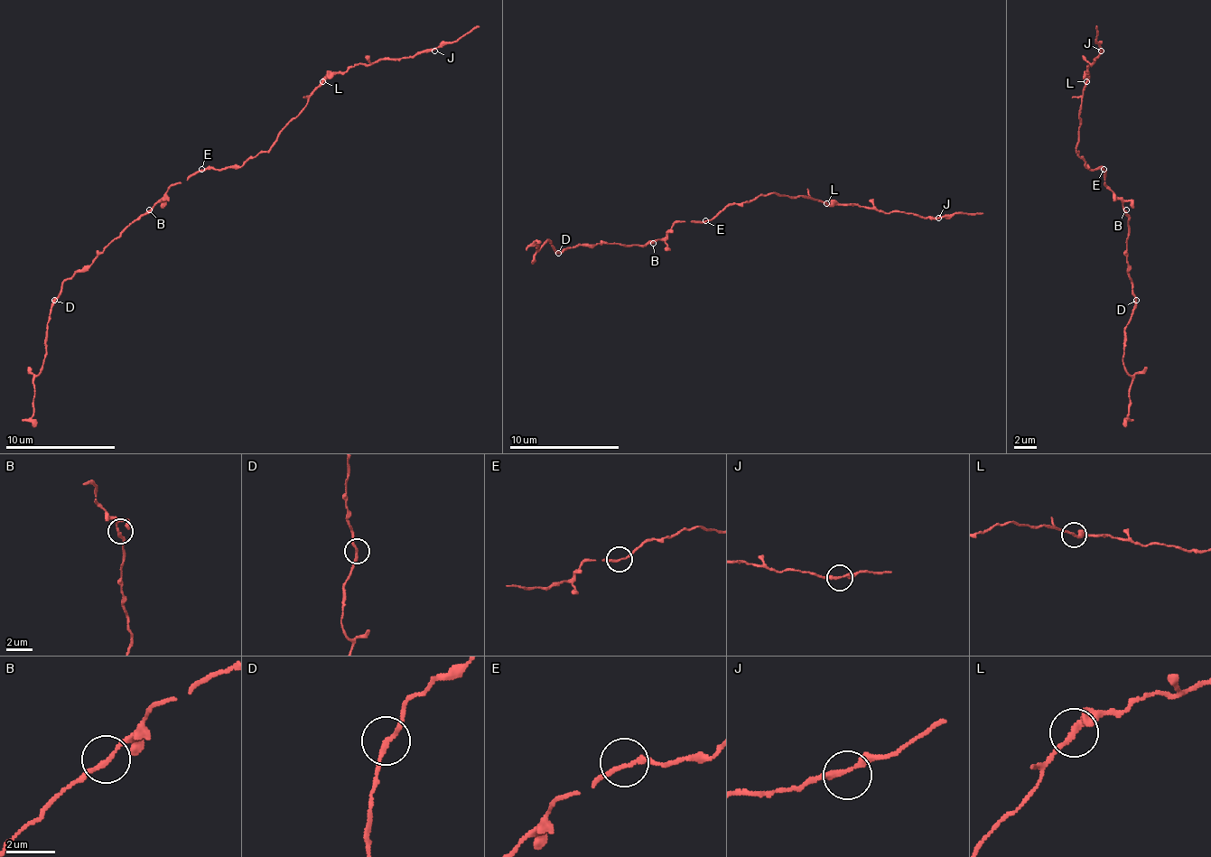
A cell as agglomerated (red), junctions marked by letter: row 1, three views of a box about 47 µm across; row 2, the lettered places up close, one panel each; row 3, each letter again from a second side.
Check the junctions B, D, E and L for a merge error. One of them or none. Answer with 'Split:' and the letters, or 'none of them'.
Split: none of them

